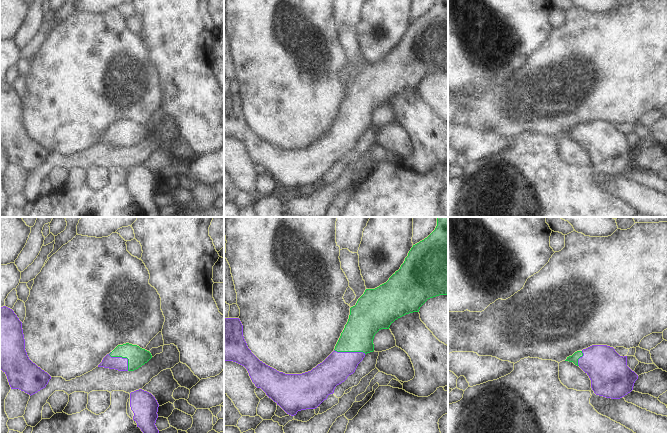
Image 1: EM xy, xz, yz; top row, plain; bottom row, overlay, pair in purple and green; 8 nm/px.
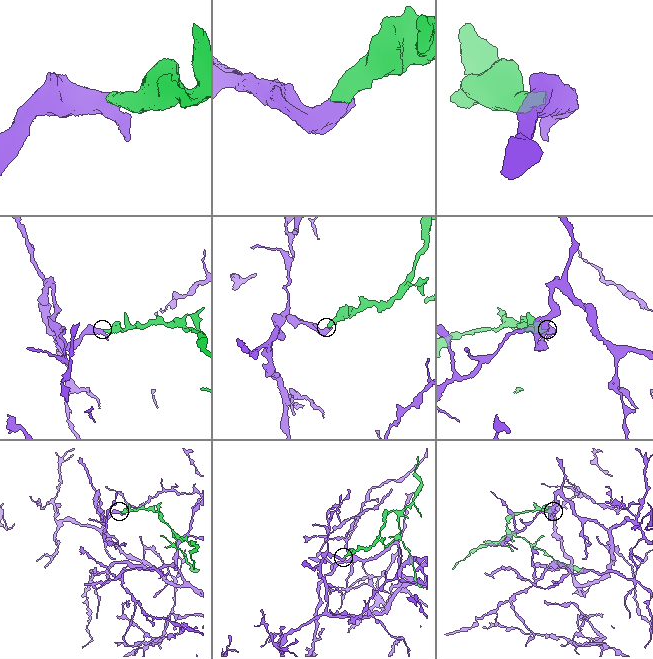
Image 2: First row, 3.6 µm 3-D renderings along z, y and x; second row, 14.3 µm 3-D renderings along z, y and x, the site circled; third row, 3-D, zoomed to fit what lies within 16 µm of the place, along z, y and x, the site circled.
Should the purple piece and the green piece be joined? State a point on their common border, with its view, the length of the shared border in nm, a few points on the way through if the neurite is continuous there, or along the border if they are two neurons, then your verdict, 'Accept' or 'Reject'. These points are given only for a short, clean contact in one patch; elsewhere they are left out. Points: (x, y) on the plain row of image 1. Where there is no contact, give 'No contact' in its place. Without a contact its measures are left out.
Touches purple at xy (123, 134). Shared border 220 nm. Path across: xy (118, 139), (123, 134), (136, 132). Accept.

